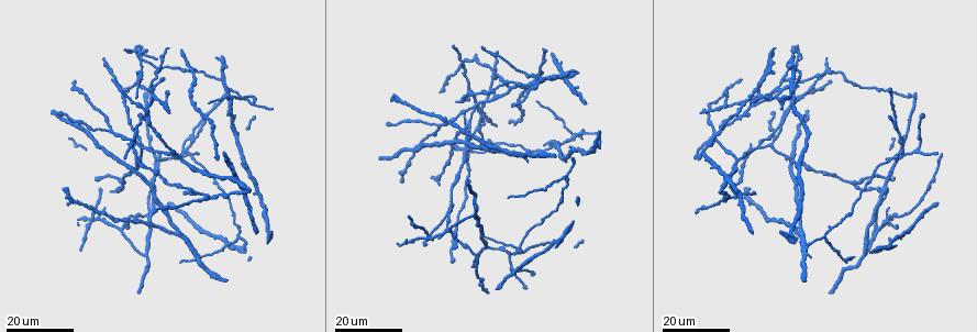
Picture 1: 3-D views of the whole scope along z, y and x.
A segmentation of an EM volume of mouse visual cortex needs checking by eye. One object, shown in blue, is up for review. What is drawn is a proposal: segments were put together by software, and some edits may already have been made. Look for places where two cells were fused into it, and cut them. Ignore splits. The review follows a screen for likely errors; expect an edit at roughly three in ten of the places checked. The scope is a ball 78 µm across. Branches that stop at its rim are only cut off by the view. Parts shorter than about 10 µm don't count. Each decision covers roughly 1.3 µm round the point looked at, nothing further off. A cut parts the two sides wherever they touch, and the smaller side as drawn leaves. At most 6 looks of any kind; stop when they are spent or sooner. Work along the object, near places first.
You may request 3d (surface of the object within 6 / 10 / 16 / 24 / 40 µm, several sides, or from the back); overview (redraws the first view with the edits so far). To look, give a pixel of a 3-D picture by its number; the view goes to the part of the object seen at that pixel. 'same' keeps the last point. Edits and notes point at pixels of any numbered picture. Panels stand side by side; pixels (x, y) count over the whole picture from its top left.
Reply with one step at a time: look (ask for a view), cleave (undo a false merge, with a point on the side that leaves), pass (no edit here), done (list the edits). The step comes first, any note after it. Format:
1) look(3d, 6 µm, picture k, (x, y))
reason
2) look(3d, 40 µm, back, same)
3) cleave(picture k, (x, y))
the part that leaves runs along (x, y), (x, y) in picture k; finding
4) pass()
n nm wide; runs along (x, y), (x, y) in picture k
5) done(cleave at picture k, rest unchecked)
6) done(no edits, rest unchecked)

look(3d, 16 µm, picture 1, (251, 104))
side arm on a straight run

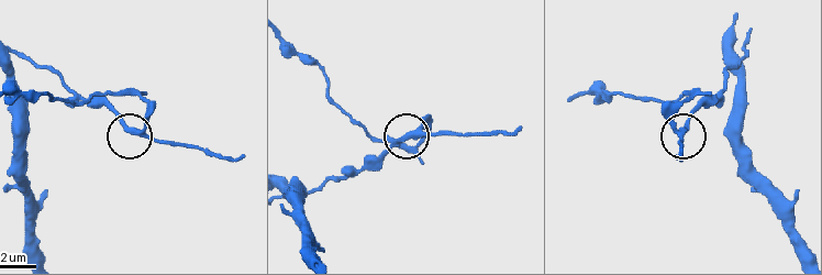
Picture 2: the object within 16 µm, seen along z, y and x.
look(3d, 10 µm, picture 2, (686, 127))

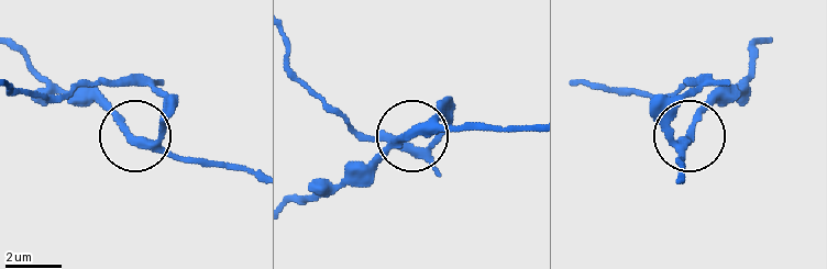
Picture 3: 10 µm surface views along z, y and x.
pass()
runs along (758, 44), (751, 77), (682, 138), (673, 135), (659, 110) in picture 3; continuous, no second cell

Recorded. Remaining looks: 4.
look(3d, 24 µm, picture 1, (139, 78))
three-way junction

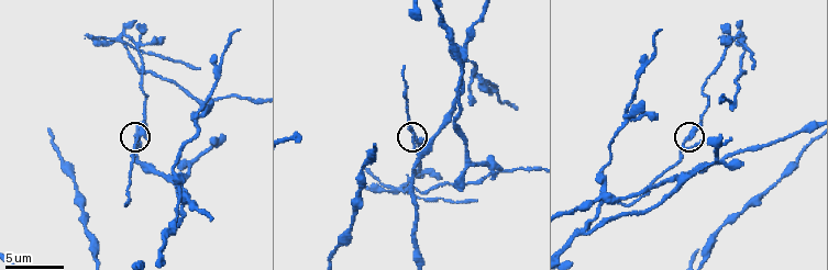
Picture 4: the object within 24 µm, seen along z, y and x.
look(3d, 10 µm, picture 4, (414, 132))

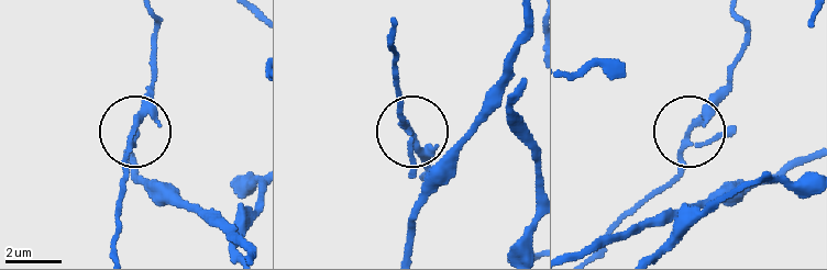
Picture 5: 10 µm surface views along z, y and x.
pass()
continuous, no second cell

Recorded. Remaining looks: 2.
look(3d, 16 µm, picture 1, (856, 186))
four-way junction

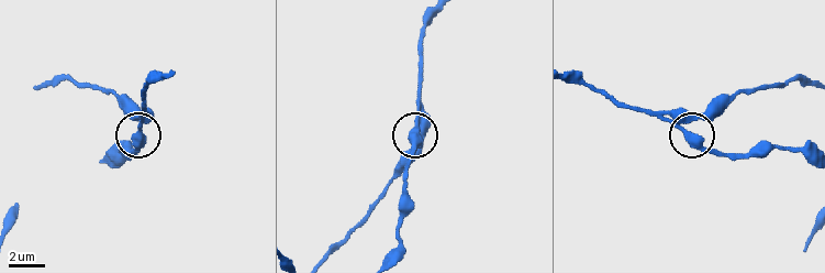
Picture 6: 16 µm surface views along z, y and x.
look(3d, 10 µm, picture 6, (144, 123))

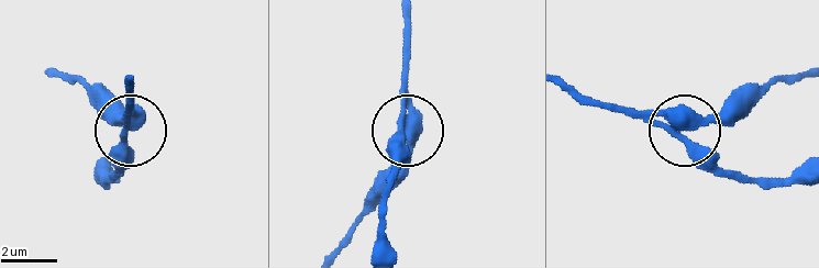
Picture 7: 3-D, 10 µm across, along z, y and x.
pass()
400 nm wide; runs along (408, 10), (408, 123), (397, 170) in picture 7; one cell here

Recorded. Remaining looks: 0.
done(no edits, rest unchecked)

